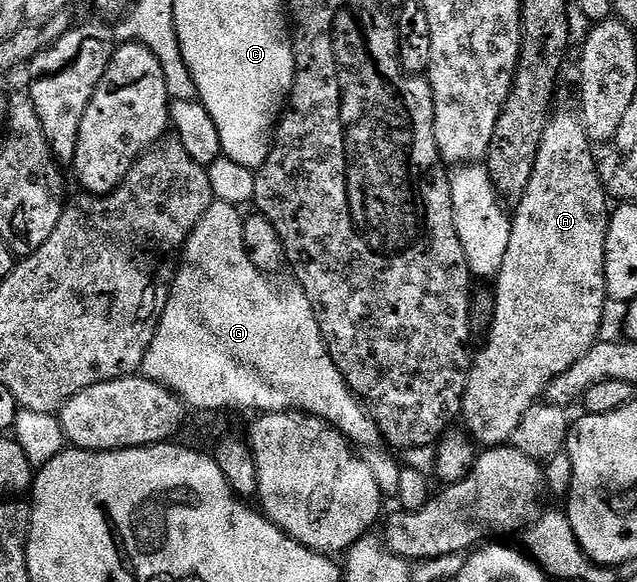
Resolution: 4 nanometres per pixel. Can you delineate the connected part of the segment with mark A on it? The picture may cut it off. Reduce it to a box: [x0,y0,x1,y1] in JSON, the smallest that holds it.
[461,110,612,448]

